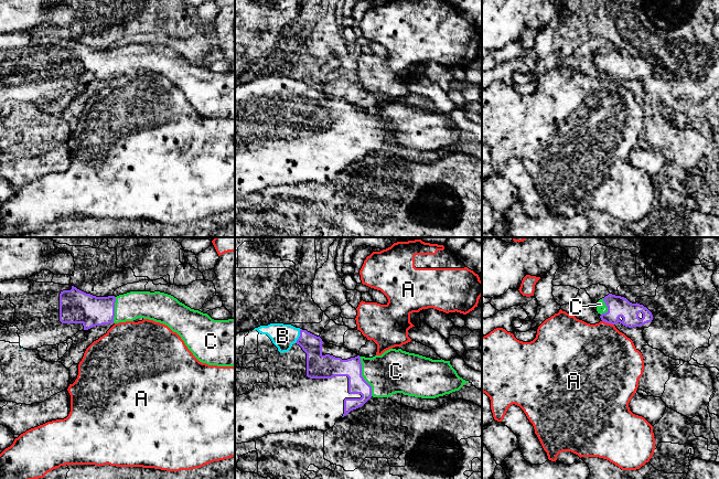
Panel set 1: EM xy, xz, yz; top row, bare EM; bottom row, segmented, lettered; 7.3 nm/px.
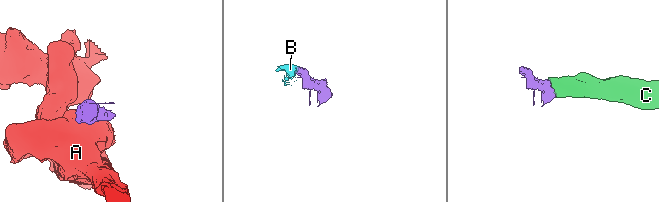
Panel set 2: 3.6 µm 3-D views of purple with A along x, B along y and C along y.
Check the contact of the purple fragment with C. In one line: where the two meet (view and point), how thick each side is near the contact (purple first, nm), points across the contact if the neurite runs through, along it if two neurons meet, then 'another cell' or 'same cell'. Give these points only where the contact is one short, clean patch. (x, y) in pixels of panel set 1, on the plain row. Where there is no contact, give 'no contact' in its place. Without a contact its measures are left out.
xz (362, 129) | 160/320 nm | across xz (330, 119), (353, 120), (362, 129), (381, 129), (395, 124) | same cell

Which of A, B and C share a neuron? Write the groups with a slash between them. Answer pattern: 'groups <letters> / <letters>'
groups A / B C

